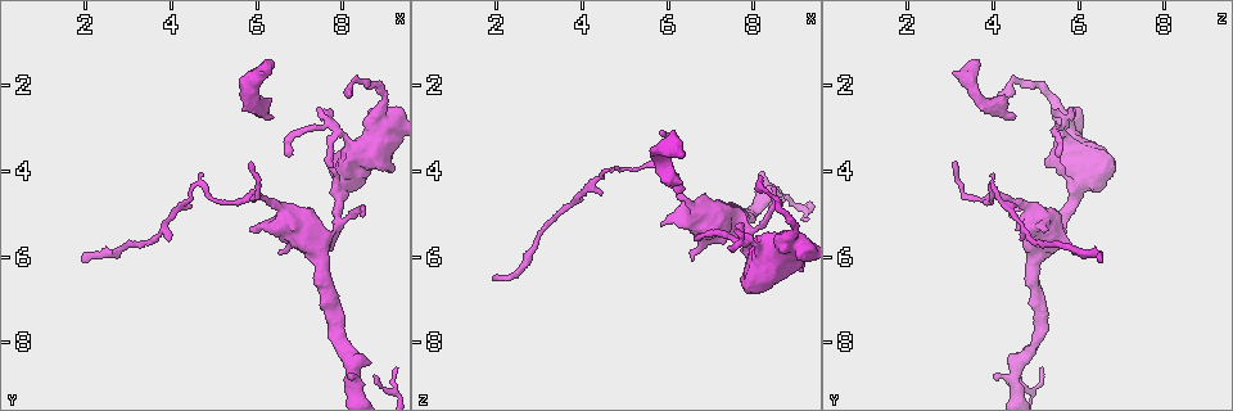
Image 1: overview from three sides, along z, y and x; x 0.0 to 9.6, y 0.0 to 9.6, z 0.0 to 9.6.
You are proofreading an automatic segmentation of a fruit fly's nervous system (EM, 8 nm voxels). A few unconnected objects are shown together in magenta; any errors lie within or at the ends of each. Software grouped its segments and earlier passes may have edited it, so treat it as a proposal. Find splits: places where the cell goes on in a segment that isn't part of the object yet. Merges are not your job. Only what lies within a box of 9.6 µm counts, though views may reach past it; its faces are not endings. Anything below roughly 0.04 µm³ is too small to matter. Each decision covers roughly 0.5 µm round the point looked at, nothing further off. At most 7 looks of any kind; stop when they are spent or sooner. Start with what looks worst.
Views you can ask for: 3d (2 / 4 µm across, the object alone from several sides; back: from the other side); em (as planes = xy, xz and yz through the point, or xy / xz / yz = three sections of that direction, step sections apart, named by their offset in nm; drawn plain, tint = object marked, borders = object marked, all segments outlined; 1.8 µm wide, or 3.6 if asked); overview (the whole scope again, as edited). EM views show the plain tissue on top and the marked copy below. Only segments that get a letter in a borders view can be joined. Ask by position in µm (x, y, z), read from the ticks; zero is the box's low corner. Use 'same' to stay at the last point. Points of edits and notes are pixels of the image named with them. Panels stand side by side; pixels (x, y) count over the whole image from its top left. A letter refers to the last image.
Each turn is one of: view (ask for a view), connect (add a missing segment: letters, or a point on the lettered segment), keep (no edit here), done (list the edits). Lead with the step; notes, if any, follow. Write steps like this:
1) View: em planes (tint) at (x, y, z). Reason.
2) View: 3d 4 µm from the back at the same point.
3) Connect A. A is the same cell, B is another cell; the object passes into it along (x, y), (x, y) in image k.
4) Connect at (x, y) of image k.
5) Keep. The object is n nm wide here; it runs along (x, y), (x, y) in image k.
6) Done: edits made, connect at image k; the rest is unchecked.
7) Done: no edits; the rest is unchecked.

View: 3d 4 µm at (6.25, 1.40, 3.65).

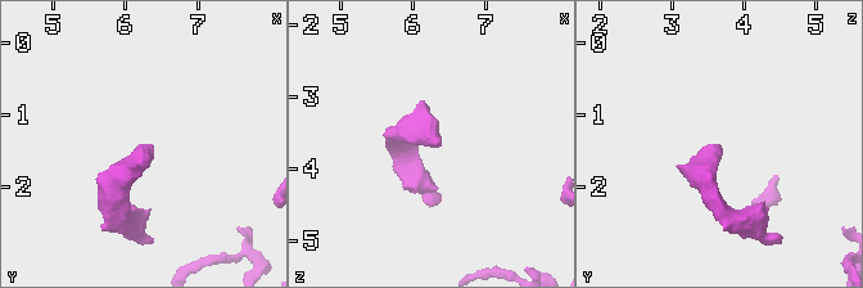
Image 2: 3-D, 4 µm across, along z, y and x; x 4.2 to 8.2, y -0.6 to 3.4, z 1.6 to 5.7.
View: em xy step 4 (borders) at (6.35, 1.40, 3.70). Shape alone is not enough.

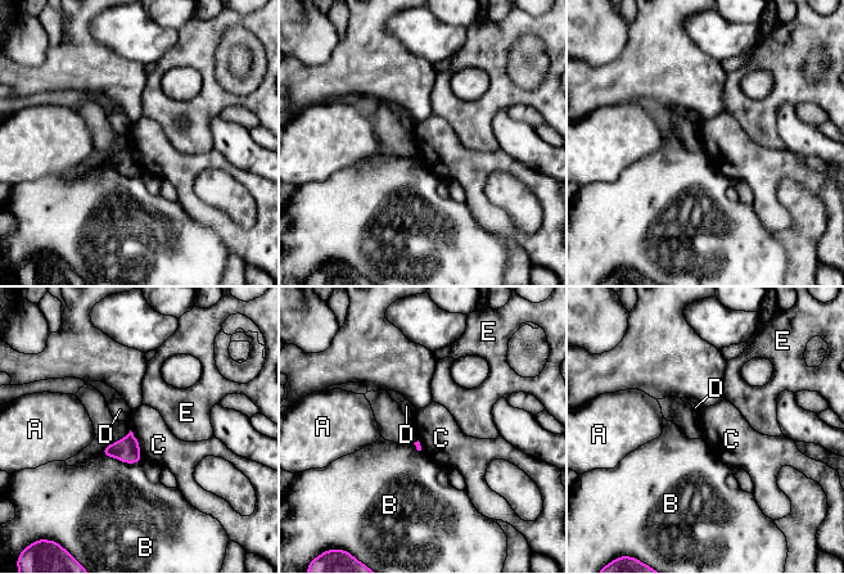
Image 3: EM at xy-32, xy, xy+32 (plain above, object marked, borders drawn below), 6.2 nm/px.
Keep. A, B, C, D and E are other cells; a border runs along (130, 429), (143, 459) in image 3; none of them fits.

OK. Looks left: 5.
View: em yz step 16 (borders) at (7.70, 3.40, 5.50). Touches itself.

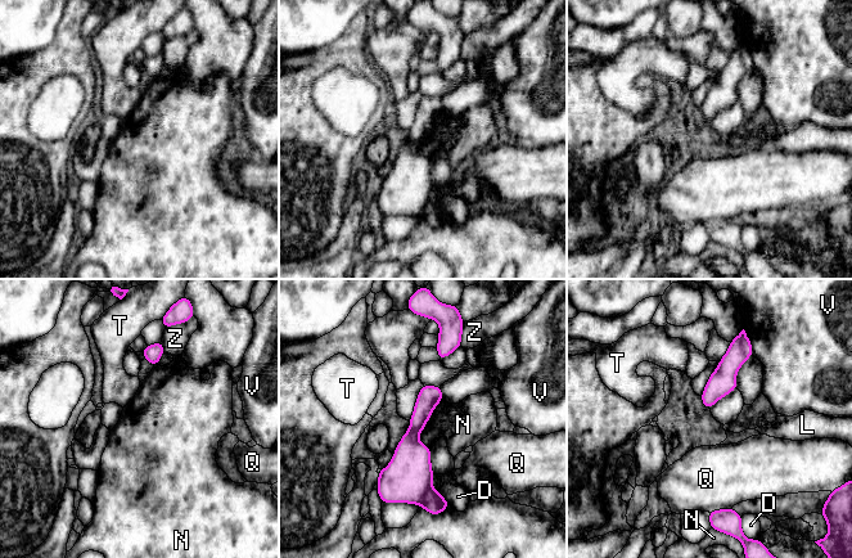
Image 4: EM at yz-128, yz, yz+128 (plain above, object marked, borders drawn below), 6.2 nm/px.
Keep. D, L, N, Q, T, V and Z are other cells; a border runs along (442, 397), (418, 439), (431, 450) in image 4; no lettered segment goes on from it.

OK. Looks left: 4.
View: 3d 2 µm at (1.90, 6.05, 6.45). Tapers out.

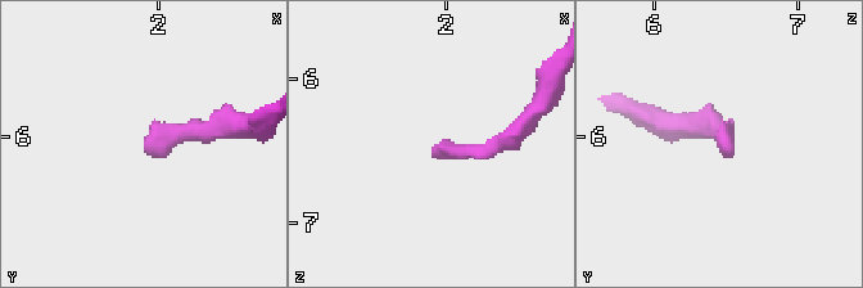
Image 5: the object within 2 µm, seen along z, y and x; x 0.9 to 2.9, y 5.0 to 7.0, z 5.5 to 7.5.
View: em xz step 8 (borders) at (1.92, 6.06, 6.50).

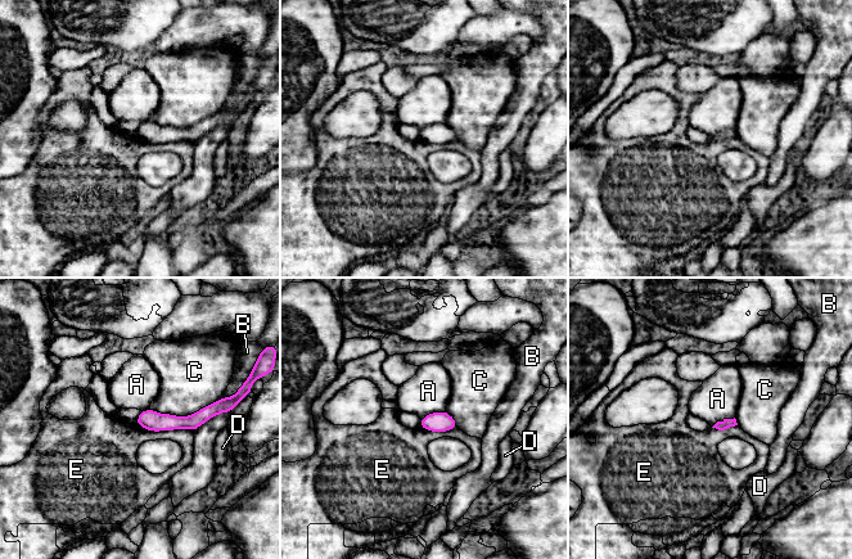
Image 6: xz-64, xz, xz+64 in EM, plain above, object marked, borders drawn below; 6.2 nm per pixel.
Keep. A, B, C, D and E are other cells; it runs along (212, 410), (193, 422), (140, 422) in image 6; no lettered segment goes on from it.

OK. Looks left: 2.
Done: no edits; the rest is unchecked.

